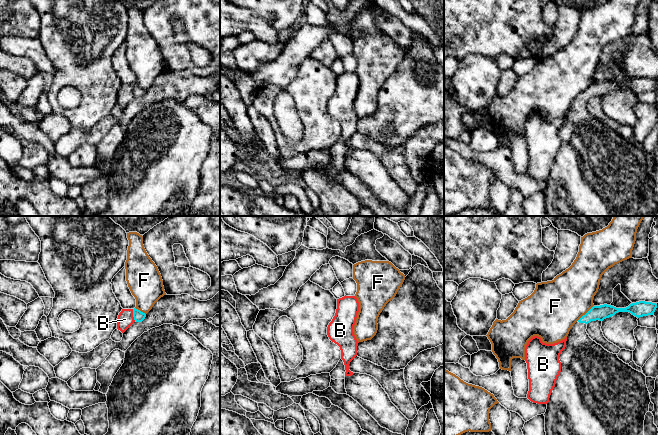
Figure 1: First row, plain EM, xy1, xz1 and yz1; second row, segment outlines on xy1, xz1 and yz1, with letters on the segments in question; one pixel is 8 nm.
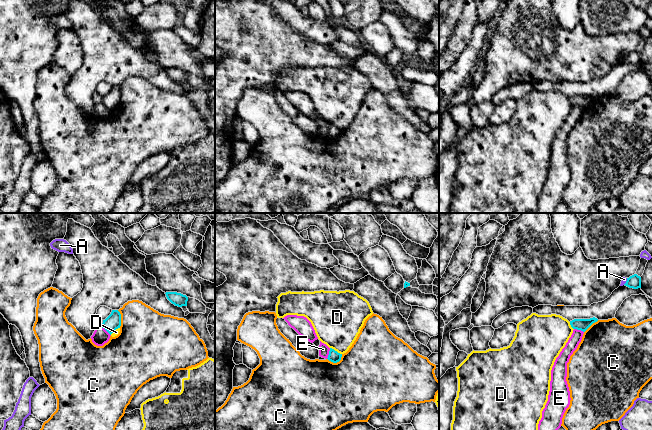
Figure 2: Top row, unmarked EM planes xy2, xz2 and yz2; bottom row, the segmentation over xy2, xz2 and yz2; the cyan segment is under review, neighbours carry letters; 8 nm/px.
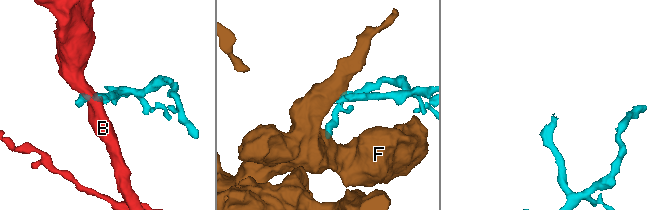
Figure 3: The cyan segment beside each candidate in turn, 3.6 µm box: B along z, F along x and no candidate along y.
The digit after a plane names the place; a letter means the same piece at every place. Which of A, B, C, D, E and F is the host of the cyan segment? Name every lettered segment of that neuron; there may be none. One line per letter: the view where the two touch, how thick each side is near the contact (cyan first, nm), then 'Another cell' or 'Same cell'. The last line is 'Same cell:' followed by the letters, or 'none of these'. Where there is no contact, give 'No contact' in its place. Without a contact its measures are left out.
A: Touches cyan in yz2. Thickness 110 nm (cyan) against 40 nm. Another cell
B: Touches cyan in xy1. Thickness 90 nm (cyan) against 130 nm. Another cell
C: Touches cyan in xz2. Thickness 90 nm (cyan) against 500 nm. Another cell
D: Touches cyan in xz2. Thickness 90 nm (cyan) against 400 nm. Another cell
E: Touches cyan in xz2. Thickness 90 nm (cyan) against 80 nm. Another cell
F: Touches cyan in yz1. Thickness 120 nm (cyan) against 400 nm. Another cell
Same cell: none of these

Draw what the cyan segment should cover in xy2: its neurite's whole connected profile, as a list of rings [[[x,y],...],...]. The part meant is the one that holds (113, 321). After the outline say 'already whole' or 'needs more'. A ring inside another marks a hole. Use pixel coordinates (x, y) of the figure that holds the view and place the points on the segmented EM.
[[[112,310],[111,314],[103,320],[102,328],[110,335],[121,326],[121,314],[118,310]]]; already whole

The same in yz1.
[[[645,301],[632,303],[626,308],[616,308],[607,304],[593,306],[572,326],[567,336],[565,349],[559,356],[561,372],[544,414],[546,435],[644,435],[645,415],[649,411],[651,402],[646,376],[620,360],[617,354],[608,352],[593,341],[586,329],[591,321],[603,321],[618,312],[629,312],[639,318],[653,315],[656,308],[656,303]]]; needs more

